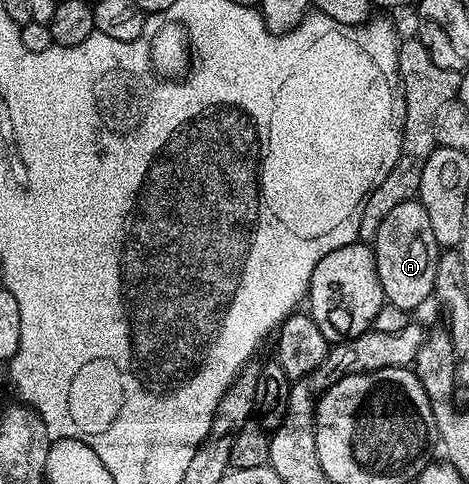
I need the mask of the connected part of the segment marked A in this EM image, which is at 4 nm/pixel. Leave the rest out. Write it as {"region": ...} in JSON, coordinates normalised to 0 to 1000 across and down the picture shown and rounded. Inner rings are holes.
{"region":[[[893,411],[857,417],[840,426],[832,442],[823,442],[814,467],[806,467],[797,519],[806,574],[814,583],[825,626],[885,640],[904,618],[921,612],[925,566],[942,514],[930,502],[925,473],[917,469],[917,450],[896,424]]]}

